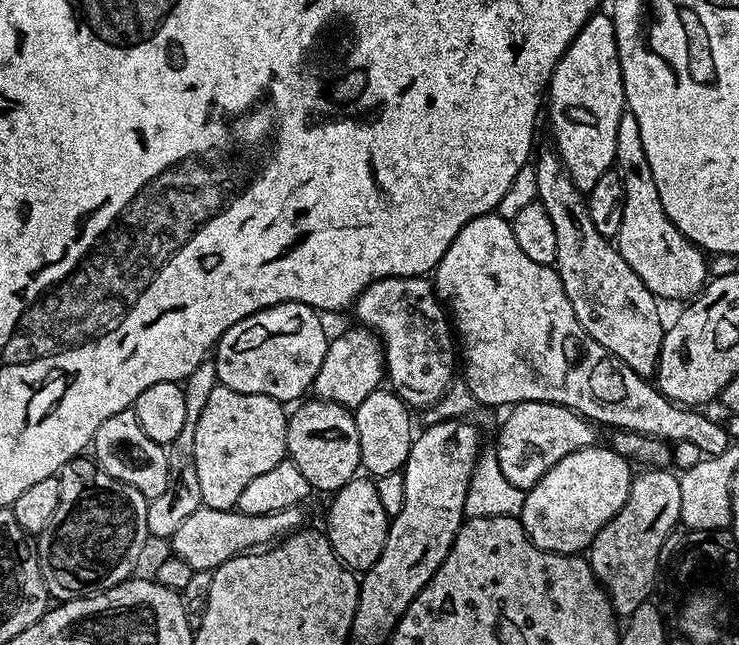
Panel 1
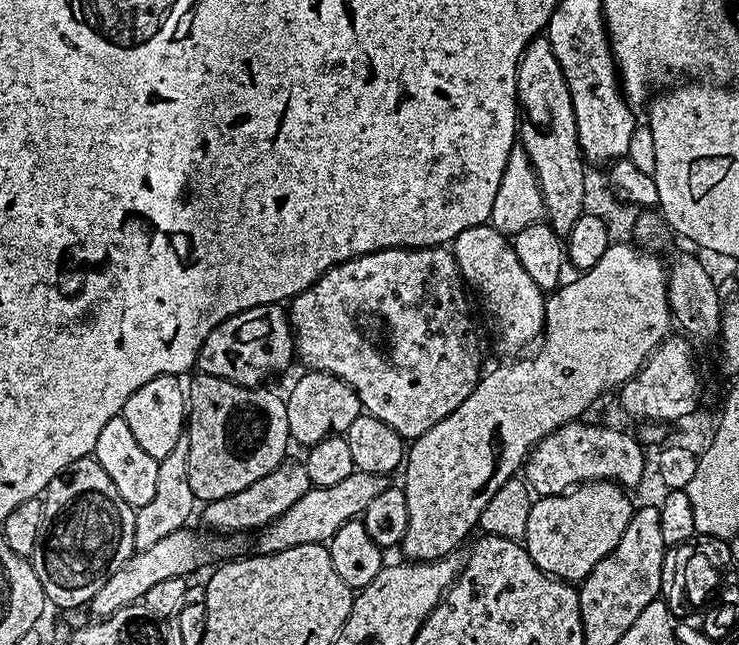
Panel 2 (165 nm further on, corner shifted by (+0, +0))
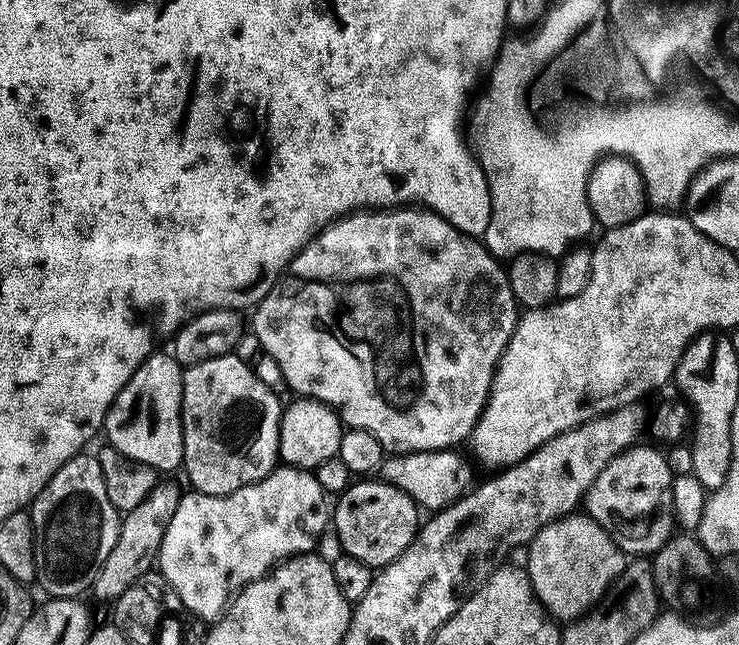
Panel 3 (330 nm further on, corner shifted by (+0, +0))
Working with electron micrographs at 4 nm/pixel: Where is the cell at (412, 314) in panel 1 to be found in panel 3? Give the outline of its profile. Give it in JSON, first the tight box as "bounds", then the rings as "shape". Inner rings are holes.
{"bounds":[251,206,518,453],"shape":[[[401,206],[395,210],[361,210],[329,224],[322,232],[316,233],[315,240],[307,244],[299,259],[320,260],[324,272],[336,272],[336,280],[323,284],[316,276],[288,276],[277,280],[276,285],[255,305],[251,313],[252,324],[256,327],[256,340],[268,351],[276,363],[280,376],[296,391],[300,398],[321,400],[329,408],[335,408],[336,415],[348,428],[366,430],[382,442],[385,453],[439,452],[452,450],[471,437],[474,426],[488,400],[496,367],[516,329],[518,305],[508,285],[508,273],[501,261],[493,256],[475,236],[467,236],[450,222],[442,219],[437,212],[419,206]]]}

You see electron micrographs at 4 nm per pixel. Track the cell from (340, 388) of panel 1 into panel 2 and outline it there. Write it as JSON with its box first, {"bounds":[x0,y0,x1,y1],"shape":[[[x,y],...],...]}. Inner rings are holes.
{"bounds":[286,372,362,446],"shape":[[[328,372],[303,373],[305,376],[286,392],[286,414],[288,435],[303,446],[322,442],[328,436],[347,433],[348,428],[362,414],[358,394],[345,380],[331,376]]]}

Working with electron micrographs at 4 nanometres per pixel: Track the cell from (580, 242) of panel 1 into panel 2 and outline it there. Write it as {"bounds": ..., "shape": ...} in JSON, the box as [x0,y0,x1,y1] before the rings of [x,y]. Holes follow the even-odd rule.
{"bounds":[516,35,584,234],"shape":[[[547,35],[535,36],[526,46],[520,59],[516,75],[516,106],[518,109],[518,144],[528,155],[534,174],[538,178],[538,186],[544,203],[546,223],[555,232],[566,234],[578,222],[584,213],[584,151],[578,142],[578,126],[574,118],[574,102],[570,98],[570,86],[566,86],[566,78],[562,74],[562,66],[558,58],[554,58],[554,46],[550,46]]]}

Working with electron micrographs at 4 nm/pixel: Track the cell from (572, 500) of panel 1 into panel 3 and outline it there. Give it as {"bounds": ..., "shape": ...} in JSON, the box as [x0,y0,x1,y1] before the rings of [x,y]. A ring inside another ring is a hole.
{"bounds":[526,514,622,622],"shape":[[[569,514],[558,520],[551,520],[544,529],[530,542],[530,558],[526,565],[526,571],[532,590],[540,599],[540,605],[544,607],[549,616],[560,622],[567,622],[574,618],[574,614],[585,608],[594,597],[610,582],[610,578],[618,570],[622,559],[622,553],[618,545],[612,541],[610,534],[598,526],[587,514]]]}

